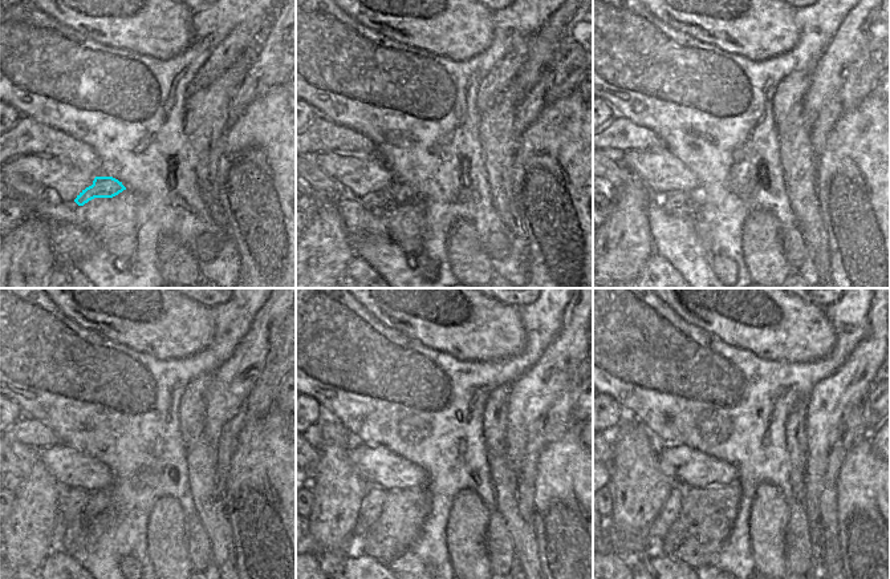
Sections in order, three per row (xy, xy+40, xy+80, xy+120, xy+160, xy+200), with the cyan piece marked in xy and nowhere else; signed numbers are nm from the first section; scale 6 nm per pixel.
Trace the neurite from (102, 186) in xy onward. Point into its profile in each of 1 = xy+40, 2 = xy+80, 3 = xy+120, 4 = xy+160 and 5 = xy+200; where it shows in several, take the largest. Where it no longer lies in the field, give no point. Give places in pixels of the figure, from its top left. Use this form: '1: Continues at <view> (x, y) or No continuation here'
1: Continues at xy+40 (398, 191)
2: Continues at xy+80 (675, 202)
3: Continues at xy+120 (74, 499)
4: Continues at xy+160 (372, 505)
5: Continues at xy+200 (628, 545)

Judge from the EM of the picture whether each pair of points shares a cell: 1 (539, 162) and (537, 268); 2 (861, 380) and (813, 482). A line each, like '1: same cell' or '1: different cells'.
1: same cell
2: same cell

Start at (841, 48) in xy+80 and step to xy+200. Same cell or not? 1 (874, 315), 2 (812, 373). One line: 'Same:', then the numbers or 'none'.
Same: 1

